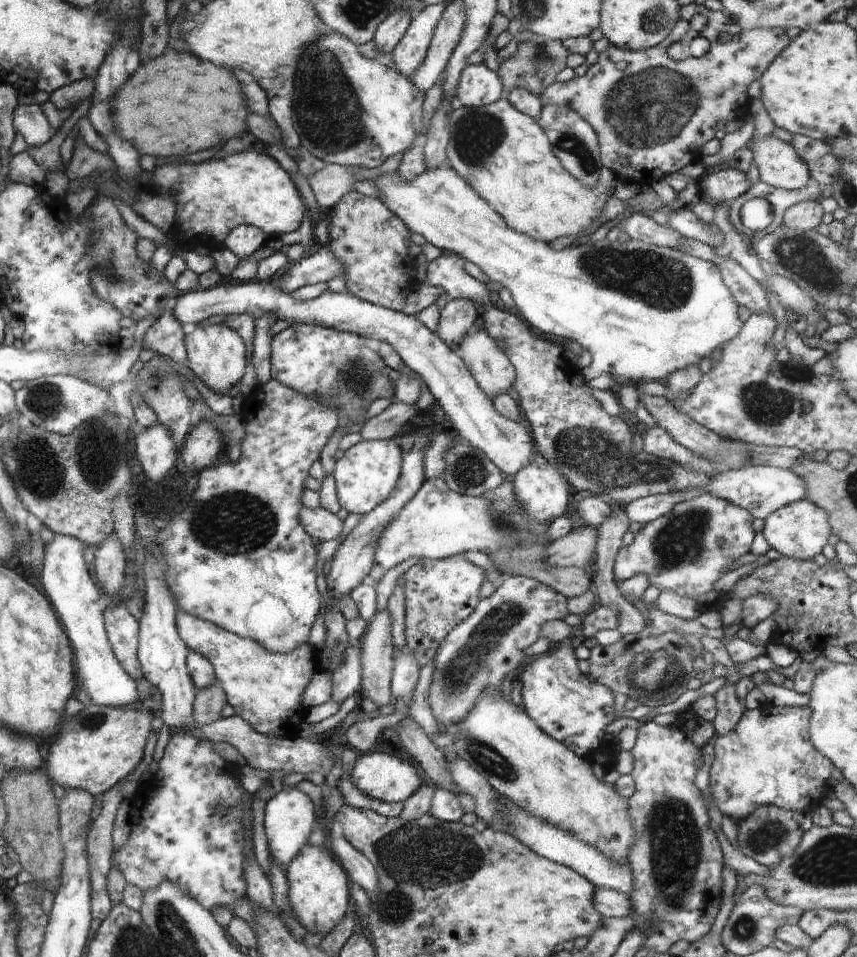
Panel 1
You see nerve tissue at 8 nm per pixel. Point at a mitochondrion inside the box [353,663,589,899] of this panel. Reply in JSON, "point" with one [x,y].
{"point":[493,761]}

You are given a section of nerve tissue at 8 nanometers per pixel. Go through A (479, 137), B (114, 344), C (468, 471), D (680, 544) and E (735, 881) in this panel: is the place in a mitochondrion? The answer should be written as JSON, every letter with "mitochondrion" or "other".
{"A":"mitochondrion","B":"other","C":"mitochondrion","D":"mitochondrion","E":"other"}

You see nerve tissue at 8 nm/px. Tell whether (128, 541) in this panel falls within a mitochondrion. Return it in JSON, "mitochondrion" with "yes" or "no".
{"mitochondrion":"no"}

